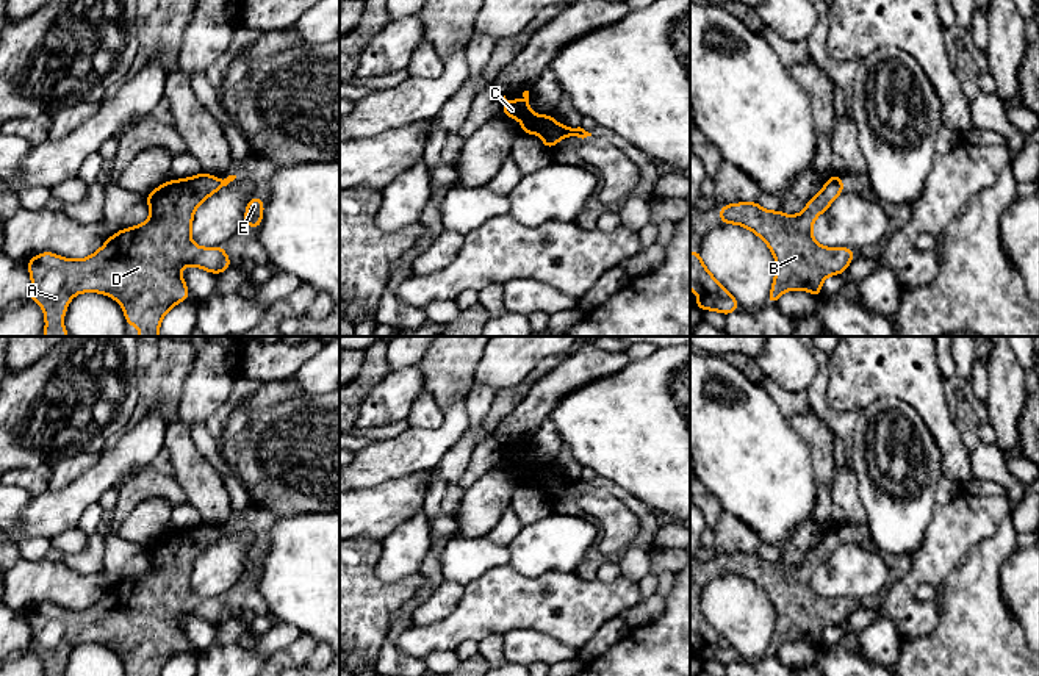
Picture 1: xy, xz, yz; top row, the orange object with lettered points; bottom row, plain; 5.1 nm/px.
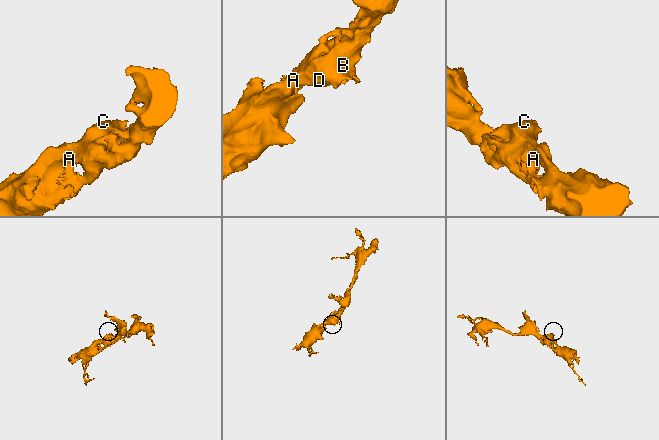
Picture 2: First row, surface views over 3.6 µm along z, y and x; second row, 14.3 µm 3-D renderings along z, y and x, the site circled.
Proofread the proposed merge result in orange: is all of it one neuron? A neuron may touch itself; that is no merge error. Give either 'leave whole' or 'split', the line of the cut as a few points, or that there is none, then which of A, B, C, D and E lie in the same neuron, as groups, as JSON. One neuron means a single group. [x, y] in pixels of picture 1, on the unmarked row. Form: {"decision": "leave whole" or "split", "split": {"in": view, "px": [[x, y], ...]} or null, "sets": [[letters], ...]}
{"decision": "leave whole", "split": null, "sets": [["A", "B", "C", "D", "E"]]}

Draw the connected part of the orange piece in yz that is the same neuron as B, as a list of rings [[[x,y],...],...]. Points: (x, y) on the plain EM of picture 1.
[[[840,526],[828,527],[823,540],[814,546],[798,566],[781,560],[767,562],[757,552],[720,557],[720,574],[739,574],[762,588],[776,610],[776,624],[767,656],[776,656],[784,642],[804,640],[821,646],[821,632],[828,626],[845,624],[856,607],[851,598],[828,599],[812,588],[817,566],[843,543]]]

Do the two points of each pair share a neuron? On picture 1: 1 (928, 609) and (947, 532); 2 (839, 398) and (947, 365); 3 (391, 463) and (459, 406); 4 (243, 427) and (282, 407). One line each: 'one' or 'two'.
1: one
2: two
3: one
4: one

